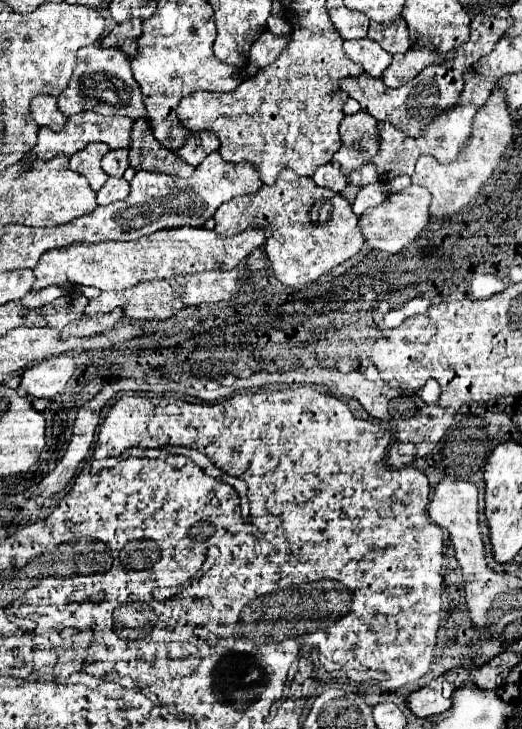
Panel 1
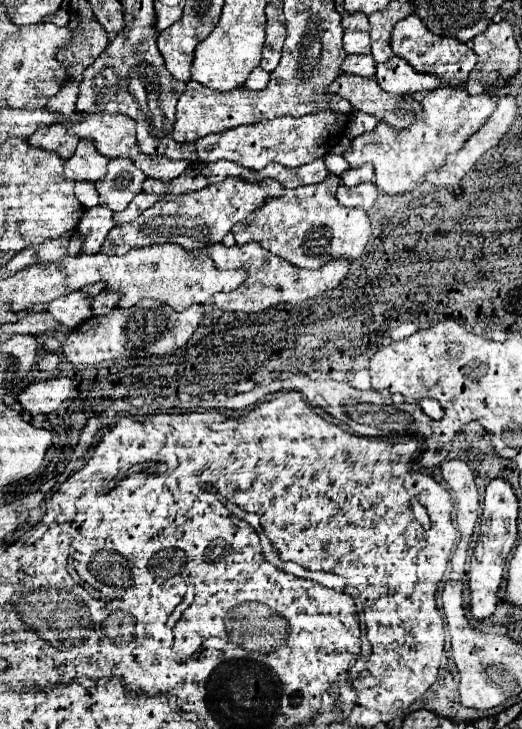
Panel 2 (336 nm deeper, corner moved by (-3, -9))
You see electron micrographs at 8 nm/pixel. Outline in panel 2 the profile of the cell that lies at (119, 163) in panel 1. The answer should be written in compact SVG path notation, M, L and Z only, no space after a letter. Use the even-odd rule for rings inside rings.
M114 158L108 164L108 172L102 180L96 182L100 194L100 206L114 212L124 210L136 194L142 192L142 182L146 180L144 172L138 170L130 160Z

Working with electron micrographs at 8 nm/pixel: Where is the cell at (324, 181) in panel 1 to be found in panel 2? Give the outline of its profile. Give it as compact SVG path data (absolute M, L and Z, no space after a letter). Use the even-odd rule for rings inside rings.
M364 182L364 184L358 184L358 186L354 186L354 188L340 186L336 196L338 196L338 202L340 202L342 206L362 208L362 210L370 212L372 206L376 204L378 188L376 188L372 182Z

